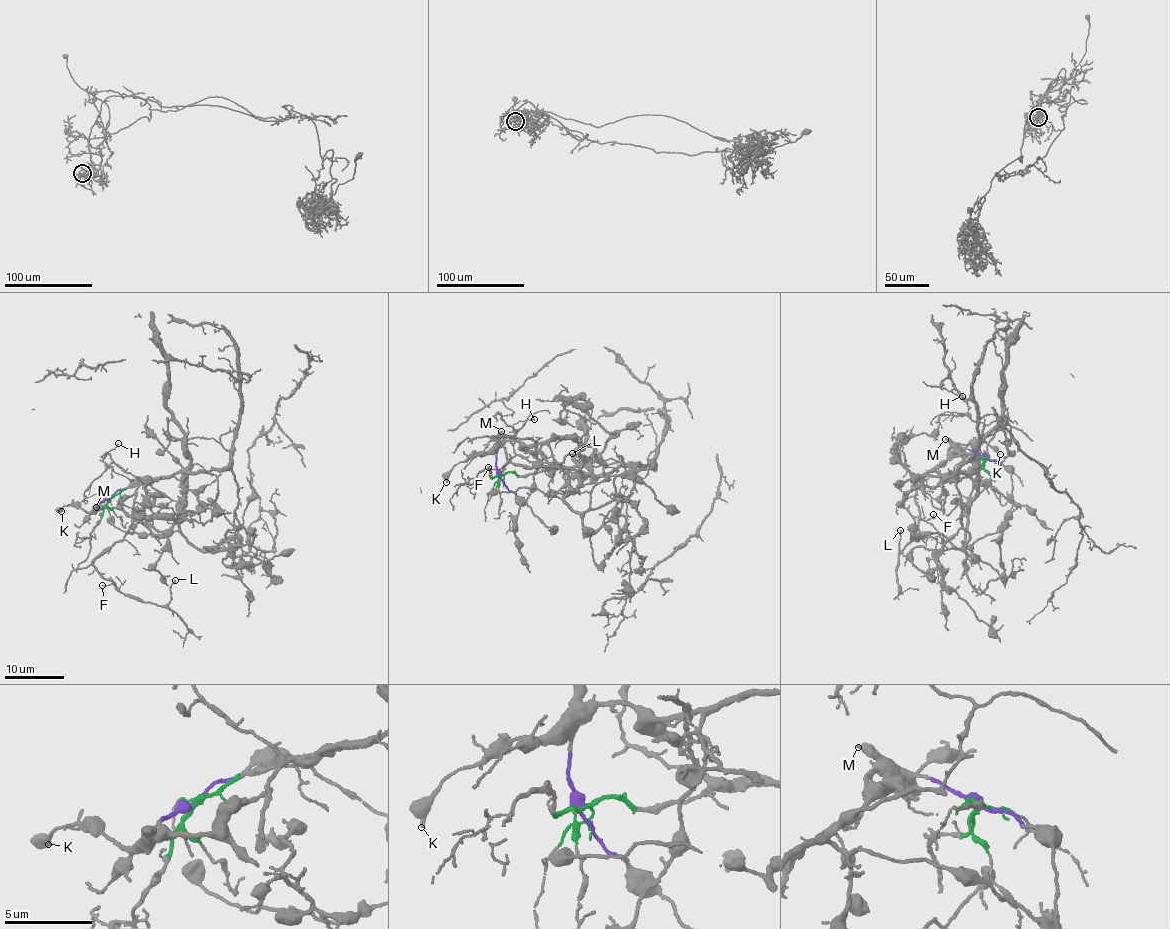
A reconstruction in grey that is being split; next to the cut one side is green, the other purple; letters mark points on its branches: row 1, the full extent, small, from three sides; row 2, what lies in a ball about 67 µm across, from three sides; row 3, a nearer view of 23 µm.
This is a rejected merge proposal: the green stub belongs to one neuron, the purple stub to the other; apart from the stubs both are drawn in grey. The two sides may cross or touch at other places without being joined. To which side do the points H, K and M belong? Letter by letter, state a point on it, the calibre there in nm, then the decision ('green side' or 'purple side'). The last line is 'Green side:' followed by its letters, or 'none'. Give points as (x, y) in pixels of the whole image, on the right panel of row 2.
H: (962, 396) | 120 nm | green side
K: (1000, 454) | 360 nm | purple side
M: (945, 439) | 440 nm | purple side
Green side: H

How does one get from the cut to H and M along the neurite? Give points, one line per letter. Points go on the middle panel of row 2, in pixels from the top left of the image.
H: (501, 475), (511, 472), (536, 474), (541, 469), (537, 462), (516, 454), (513, 449), (514, 426), (534, 419)
M: (501, 475), (495, 464), (497, 438), (502, 431)

